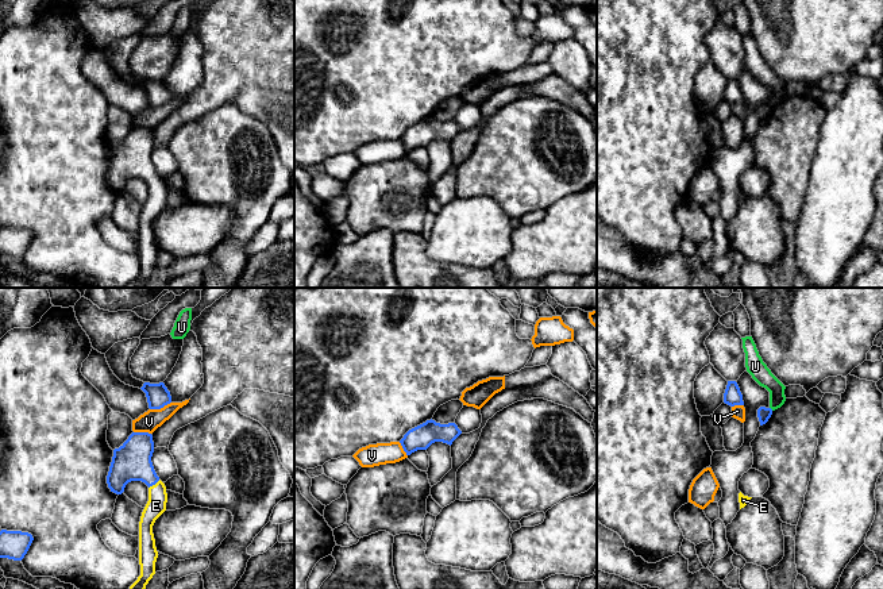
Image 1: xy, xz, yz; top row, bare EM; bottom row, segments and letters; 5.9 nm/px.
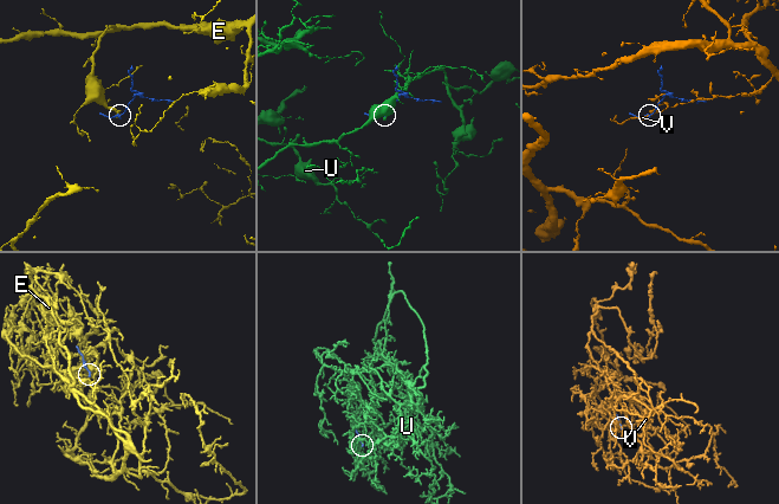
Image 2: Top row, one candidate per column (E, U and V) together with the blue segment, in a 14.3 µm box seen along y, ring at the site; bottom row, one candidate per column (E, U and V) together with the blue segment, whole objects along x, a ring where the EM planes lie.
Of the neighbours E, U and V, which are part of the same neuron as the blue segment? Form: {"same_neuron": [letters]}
{"same_neuron": ["E"]}

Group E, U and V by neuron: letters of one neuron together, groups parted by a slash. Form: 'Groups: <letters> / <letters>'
Groups: E / U / V

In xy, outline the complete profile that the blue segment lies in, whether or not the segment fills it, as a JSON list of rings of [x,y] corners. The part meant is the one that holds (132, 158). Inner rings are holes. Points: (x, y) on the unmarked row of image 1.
[[[132,130],[119,146],[113,147],[107,173],[108,185],[116,192],[122,192],[126,182],[131,178],[142,178],[149,184],[149,199],[139,219],[140,273],[128,288],[144,288],[155,272],[158,249],[153,223],[166,208],[167,190],[165,181],[154,168],[151,159],[153,150],[153,132],[149,130]]]

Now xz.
[[[431,116],[409,127],[400,140],[406,153],[410,153],[417,147],[427,147],[435,139],[451,143],[460,131],[462,128],[455,120],[440,122]]]

